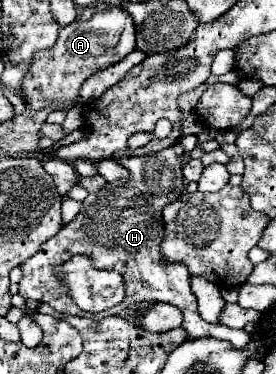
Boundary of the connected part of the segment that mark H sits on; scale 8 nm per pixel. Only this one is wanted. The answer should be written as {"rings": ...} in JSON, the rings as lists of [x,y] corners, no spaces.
{"rings":[[[173,144],[161,152],[145,156],[113,156],[123,168],[127,168],[127,180],[115,180],[105,184],[97,194],[89,194],[81,202],[81,210],[75,220],[63,226],[51,240],[47,240],[35,256],[23,262],[23,278],[19,282],[19,292],[23,298],[33,298],[53,306],[57,312],[73,316],[91,316],[83,312],[73,298],[67,294],[67,288],[59,282],[55,268],[59,262],[71,260],[75,254],[85,254],[91,258],[97,270],[115,270],[125,278],[125,298],[119,308],[129,308],[141,302],[165,302],[177,306],[183,312],[183,328],[189,338],[219,338],[229,340],[235,348],[245,348],[249,334],[245,330],[221,328],[205,322],[195,304],[195,294],[191,292],[187,266],[181,262],[167,262],[161,256],[163,240],[163,220],[161,212],[167,204],[177,200],[183,194],[185,178],[181,172],[183,166],[183,148]]]}

